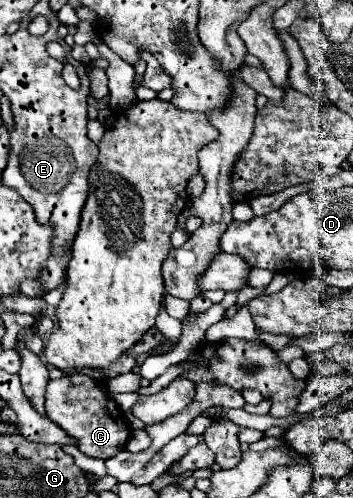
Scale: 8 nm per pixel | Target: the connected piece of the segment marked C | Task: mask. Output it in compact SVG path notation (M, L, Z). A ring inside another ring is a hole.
M64 375L60 379L52 379L46 387L46 413L48 419L64 429L76 441L76 447L88 457L114 457L126 447L132 433L114 399L110 399L102 391L100 383L88 375Z

